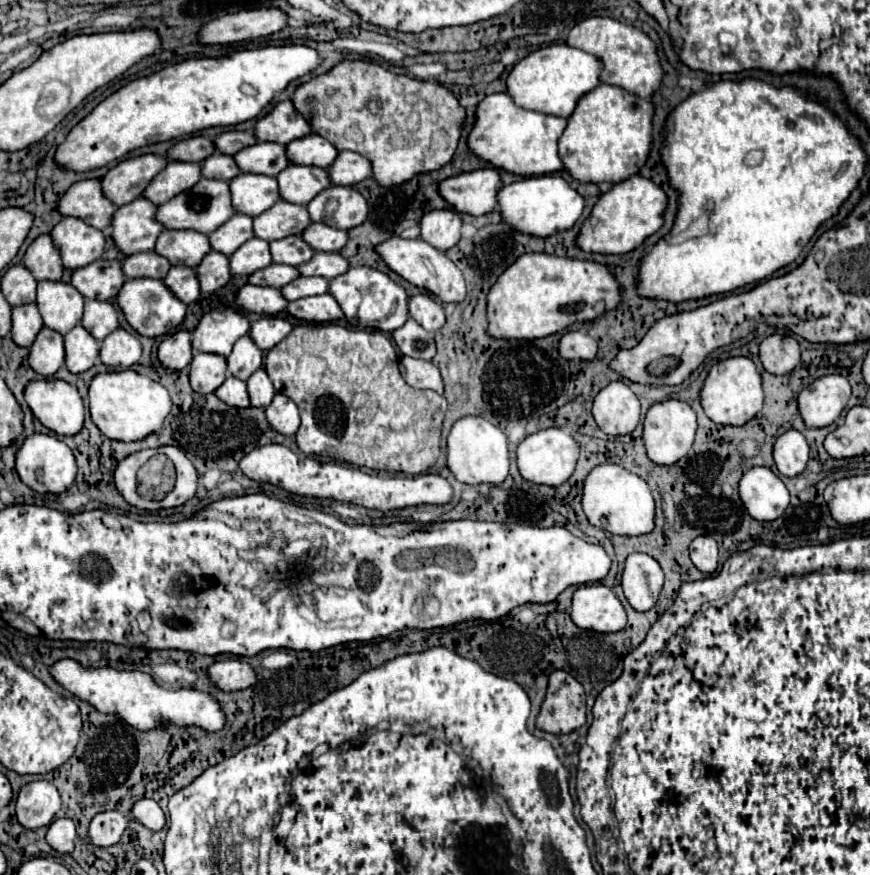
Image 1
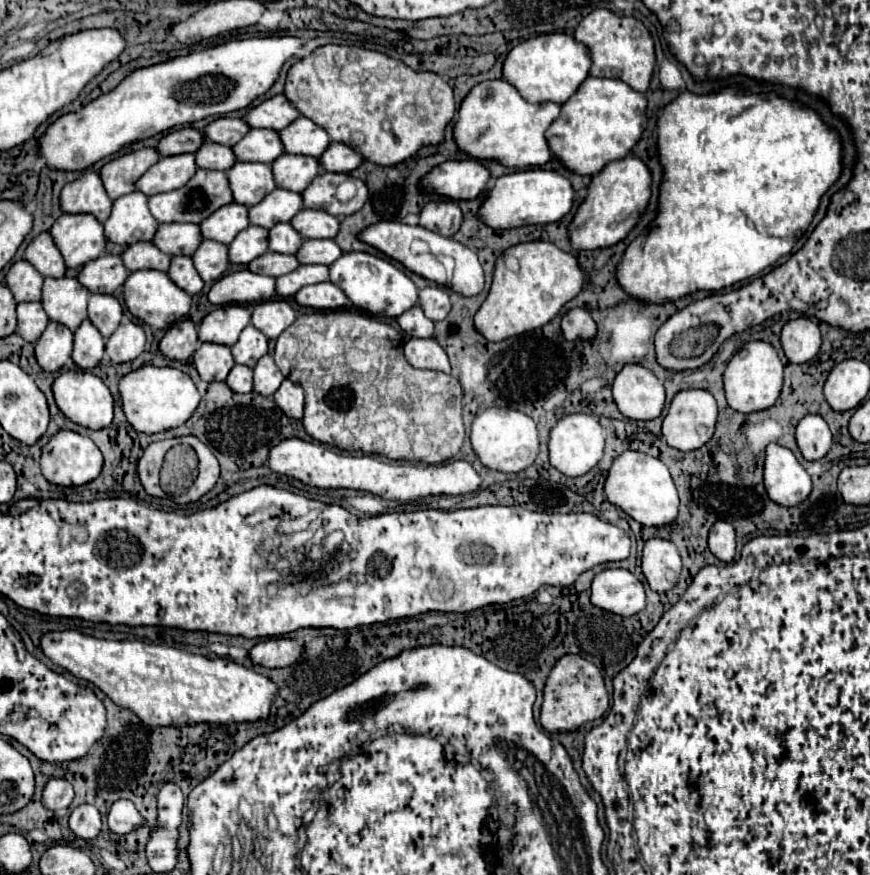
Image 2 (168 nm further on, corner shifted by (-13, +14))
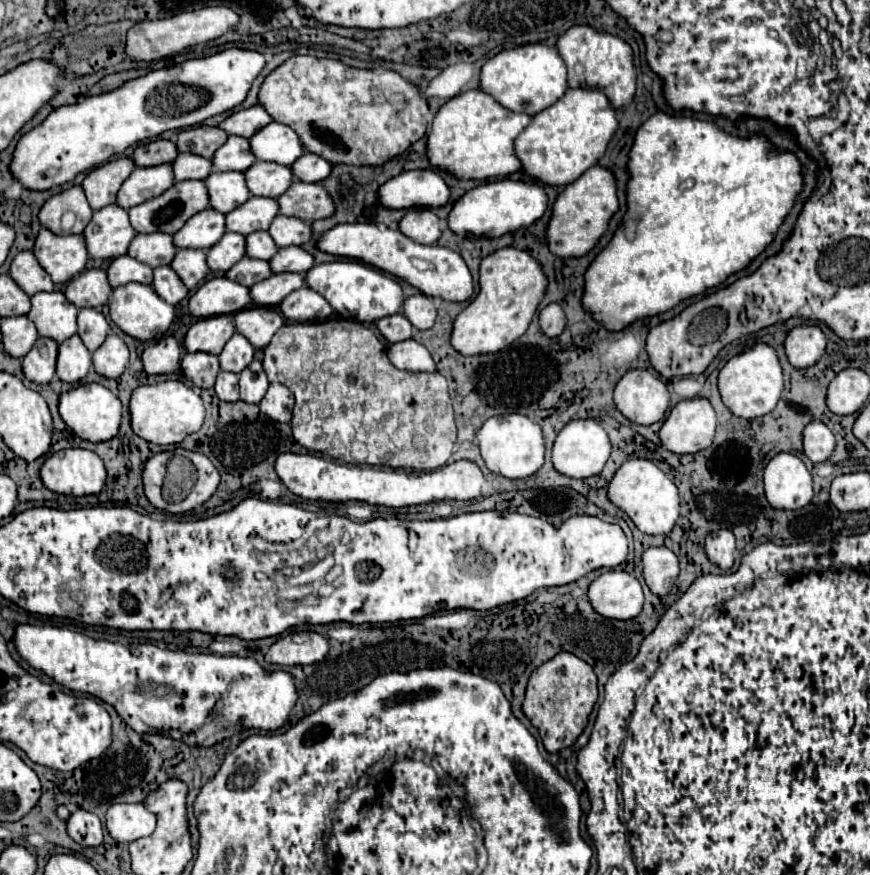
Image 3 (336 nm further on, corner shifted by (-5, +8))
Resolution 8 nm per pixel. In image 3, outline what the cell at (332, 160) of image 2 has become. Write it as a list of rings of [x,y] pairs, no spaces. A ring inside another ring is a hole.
[[[303,153],[297,163],[291,165],[291,171],[295,175],[297,181],[305,181],[305,183],[319,183],[323,181],[329,171],[331,171],[331,163],[321,159],[319,155],[313,153]]]

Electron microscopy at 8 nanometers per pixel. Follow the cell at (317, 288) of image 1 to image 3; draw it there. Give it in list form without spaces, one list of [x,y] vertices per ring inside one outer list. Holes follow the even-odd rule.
[[[277,273],[271,275],[253,287],[249,287],[251,301],[261,307],[275,307],[281,303],[285,295],[289,295],[295,289],[305,287],[305,275],[303,273]]]

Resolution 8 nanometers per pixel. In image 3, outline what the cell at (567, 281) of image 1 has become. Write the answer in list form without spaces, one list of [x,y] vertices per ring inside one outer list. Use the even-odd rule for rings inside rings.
[[[515,247],[497,249],[481,259],[479,295],[455,317],[451,331],[451,347],[461,355],[497,353],[521,337],[541,303],[547,287],[539,263],[525,251]]]

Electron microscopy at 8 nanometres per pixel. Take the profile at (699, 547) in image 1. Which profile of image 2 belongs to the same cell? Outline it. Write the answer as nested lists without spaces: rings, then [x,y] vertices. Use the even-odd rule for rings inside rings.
[[[717,521],[709,531],[709,549],[711,553],[723,561],[731,563],[735,557],[735,529],[727,521]]]

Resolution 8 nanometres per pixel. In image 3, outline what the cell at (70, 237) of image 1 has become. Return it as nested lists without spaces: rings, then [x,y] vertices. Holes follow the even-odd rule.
[[[47,229],[39,231],[33,253],[53,283],[71,281],[85,269],[89,257],[83,235],[53,235]]]

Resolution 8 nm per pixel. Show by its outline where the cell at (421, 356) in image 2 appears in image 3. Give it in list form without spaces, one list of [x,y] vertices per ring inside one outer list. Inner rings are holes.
[[[415,339],[393,343],[387,349],[387,357],[389,357],[389,361],[397,369],[425,371],[425,373],[433,373],[435,371],[435,363],[433,363],[427,347],[421,345],[421,343],[417,343]]]

